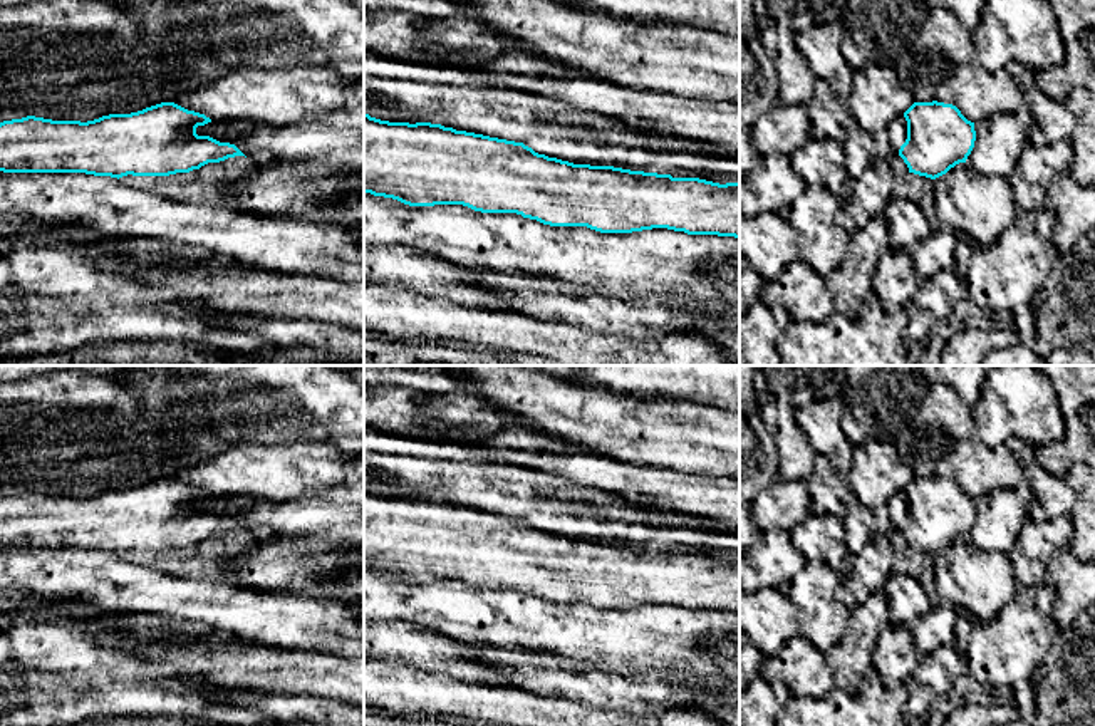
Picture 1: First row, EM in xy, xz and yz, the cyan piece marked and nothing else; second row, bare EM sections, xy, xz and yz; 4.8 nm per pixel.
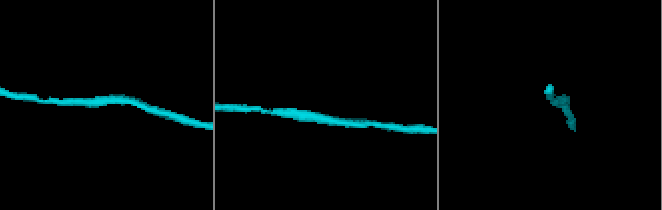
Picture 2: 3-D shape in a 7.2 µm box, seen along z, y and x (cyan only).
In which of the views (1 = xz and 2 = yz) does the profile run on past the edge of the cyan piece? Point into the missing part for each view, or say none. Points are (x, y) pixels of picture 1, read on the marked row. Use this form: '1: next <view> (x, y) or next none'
1: next none
2: next none

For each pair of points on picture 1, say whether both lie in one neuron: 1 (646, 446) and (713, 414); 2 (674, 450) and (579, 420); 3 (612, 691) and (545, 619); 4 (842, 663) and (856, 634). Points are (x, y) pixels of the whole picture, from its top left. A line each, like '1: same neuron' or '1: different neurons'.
1: same neuron
2: same neuron
3: different neurons
4: same neuron

